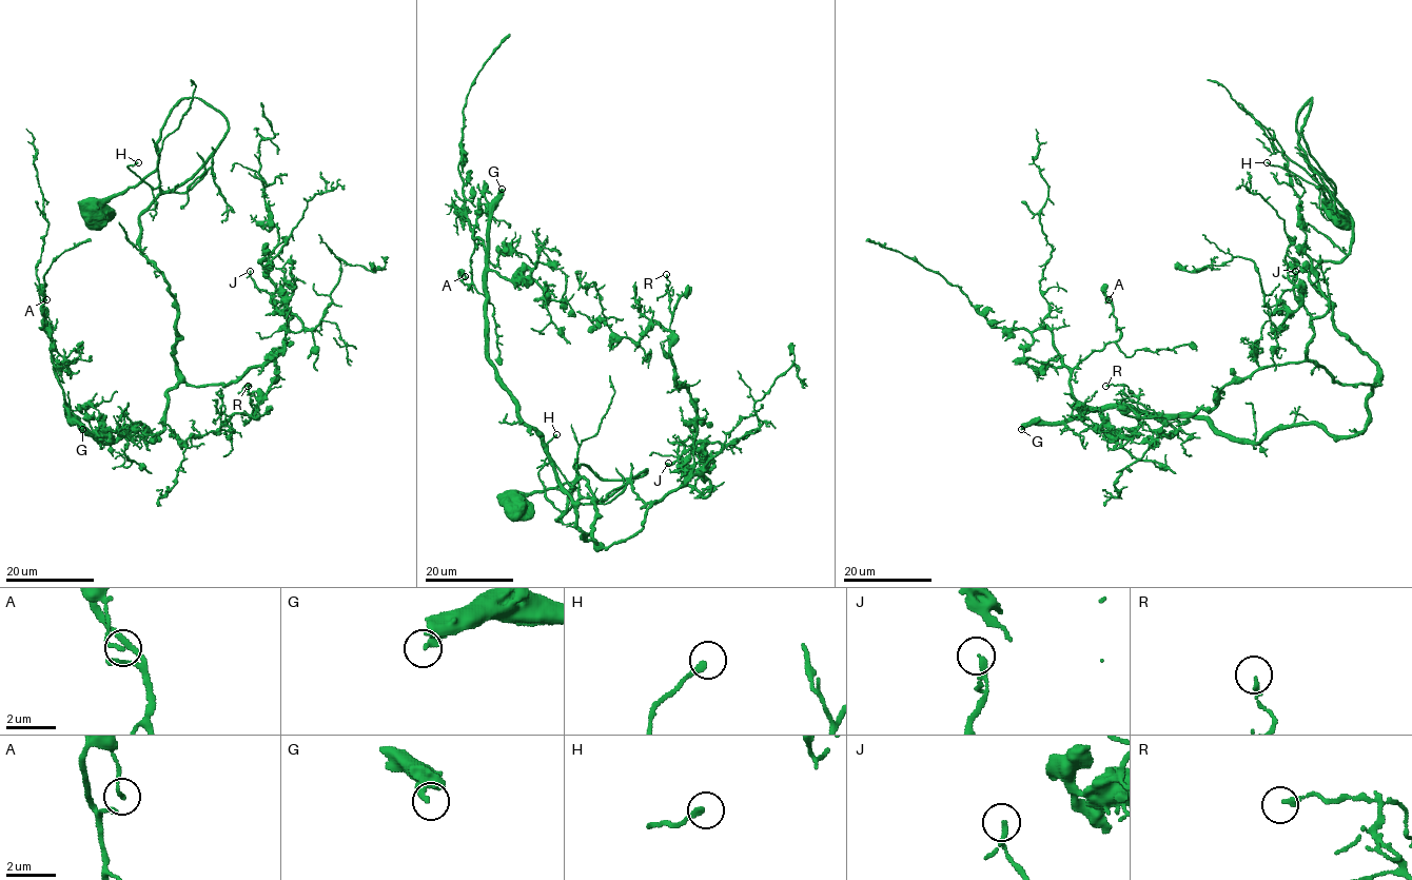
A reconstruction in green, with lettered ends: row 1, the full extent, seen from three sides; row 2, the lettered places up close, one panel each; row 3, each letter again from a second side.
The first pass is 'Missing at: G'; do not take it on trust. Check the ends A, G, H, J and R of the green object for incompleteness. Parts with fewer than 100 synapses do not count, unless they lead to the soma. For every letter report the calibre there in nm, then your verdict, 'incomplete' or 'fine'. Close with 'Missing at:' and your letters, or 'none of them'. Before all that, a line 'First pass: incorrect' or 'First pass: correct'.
First pass: correct
A: 140 nm | fine
G: 280 nm | incomplete
H: 200 nm | fine
J: 160 nm | fine
R: 170 nm | fine
Missing at: G

